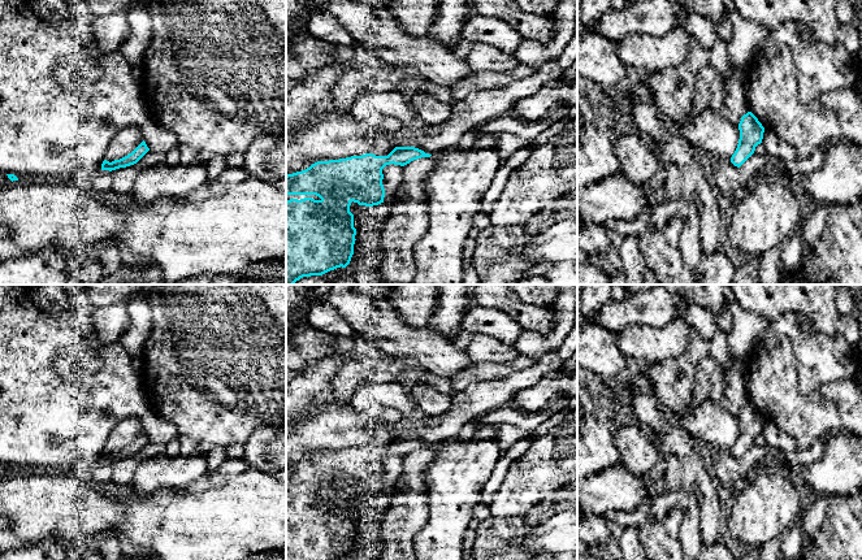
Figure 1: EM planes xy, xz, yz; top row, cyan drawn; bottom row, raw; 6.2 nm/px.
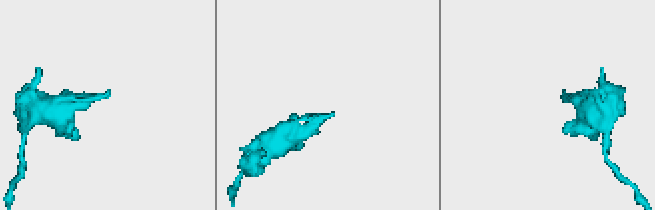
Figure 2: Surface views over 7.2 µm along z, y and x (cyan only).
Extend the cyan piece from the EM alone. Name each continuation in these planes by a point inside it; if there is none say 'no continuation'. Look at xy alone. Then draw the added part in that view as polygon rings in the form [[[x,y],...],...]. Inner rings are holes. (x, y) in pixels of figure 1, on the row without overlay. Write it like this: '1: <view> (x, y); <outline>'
no continuation

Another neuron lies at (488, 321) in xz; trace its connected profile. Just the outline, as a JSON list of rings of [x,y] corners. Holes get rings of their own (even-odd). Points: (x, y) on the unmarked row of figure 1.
[[[472,304],[462,318],[460,330],[512,344],[523,329],[517,321],[501,309]]]

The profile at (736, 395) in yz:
[[[733,357],[732,365],[724,370],[725,390],[722,399],[723,408],[738,417],[741,408],[750,403],[748,357]]]

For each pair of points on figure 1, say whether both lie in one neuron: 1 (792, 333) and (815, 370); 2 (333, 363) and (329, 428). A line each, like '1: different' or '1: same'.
1: same
2: same

